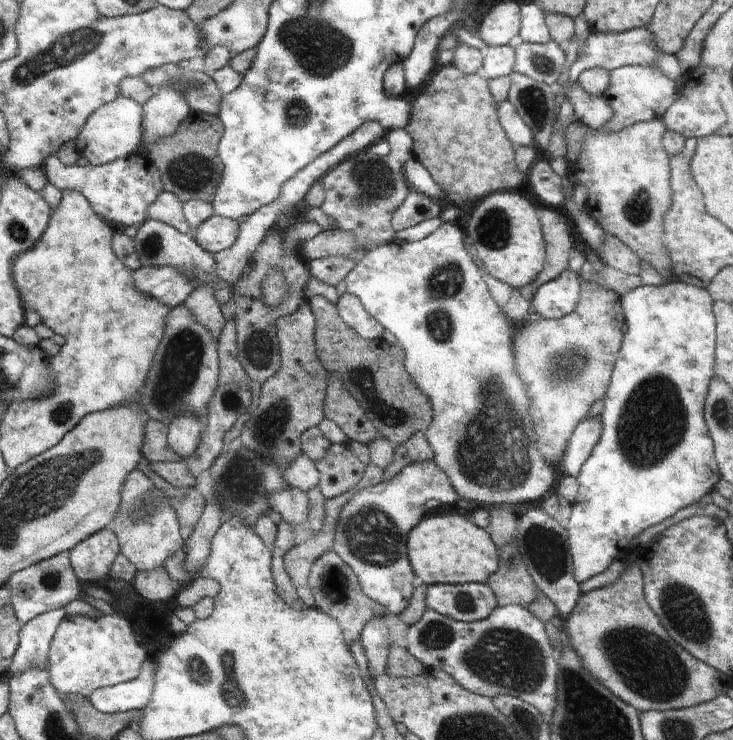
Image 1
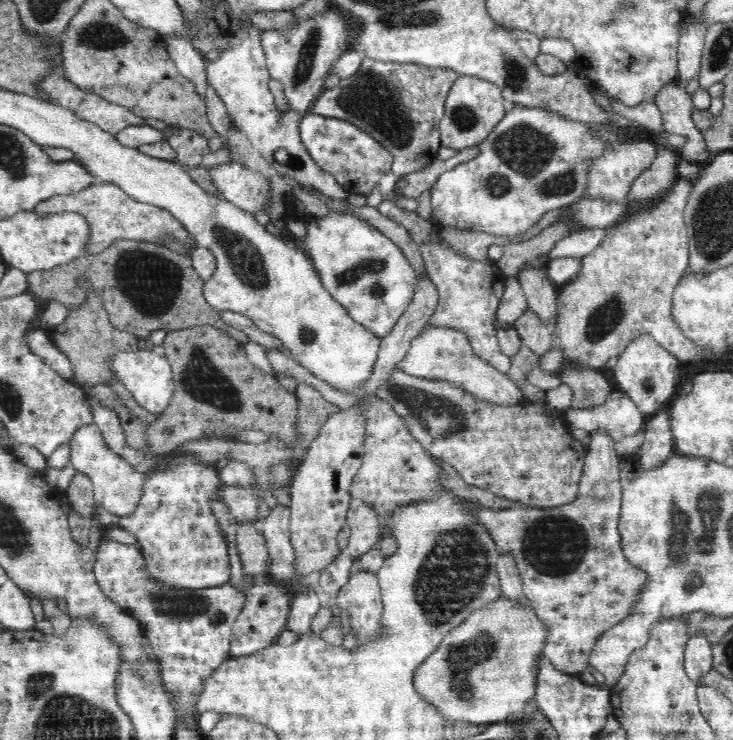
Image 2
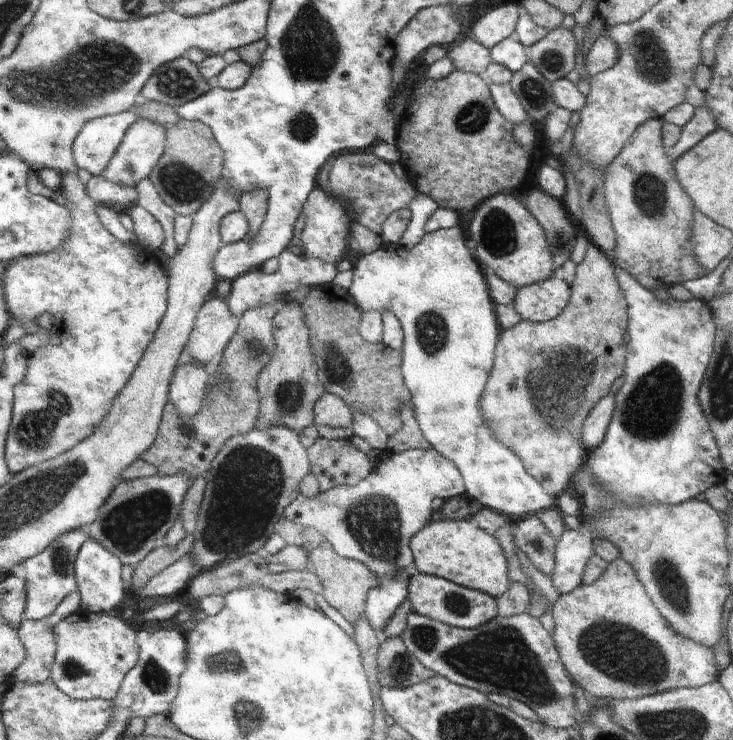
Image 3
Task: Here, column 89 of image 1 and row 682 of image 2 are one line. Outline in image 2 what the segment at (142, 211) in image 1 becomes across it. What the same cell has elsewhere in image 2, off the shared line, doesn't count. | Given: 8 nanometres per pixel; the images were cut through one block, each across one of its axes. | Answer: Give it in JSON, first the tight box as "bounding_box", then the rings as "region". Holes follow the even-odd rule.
{"bounding_box":[94,535,254,717],"region":[[[102,535],[100,546],[96,552],[94,574],[102,592],[115,602],[124,612],[132,612],[140,623],[141,632],[148,637],[154,654],[160,659],[160,671],[163,684],[172,692],[180,709],[191,717],[195,717],[195,706],[201,686],[206,677],[214,672],[226,661],[231,647],[231,632],[237,616],[246,604],[245,590],[254,585],[254,577],[245,578],[244,591],[238,589],[228,581],[216,588],[202,588],[202,590],[188,590],[187,588],[170,588],[155,582],[145,571],[145,558],[138,546],[114,542]]]}

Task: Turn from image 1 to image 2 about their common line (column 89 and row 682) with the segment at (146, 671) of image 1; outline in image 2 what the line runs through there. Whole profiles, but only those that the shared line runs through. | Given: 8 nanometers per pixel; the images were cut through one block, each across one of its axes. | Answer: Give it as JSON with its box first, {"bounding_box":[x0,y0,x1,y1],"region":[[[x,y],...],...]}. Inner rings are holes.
{"bounding_box":[685,631,713,686],"region":[[[693,631],[685,648],[685,667],[688,677],[700,686],[701,678],[713,668],[713,646],[702,631]]]}

